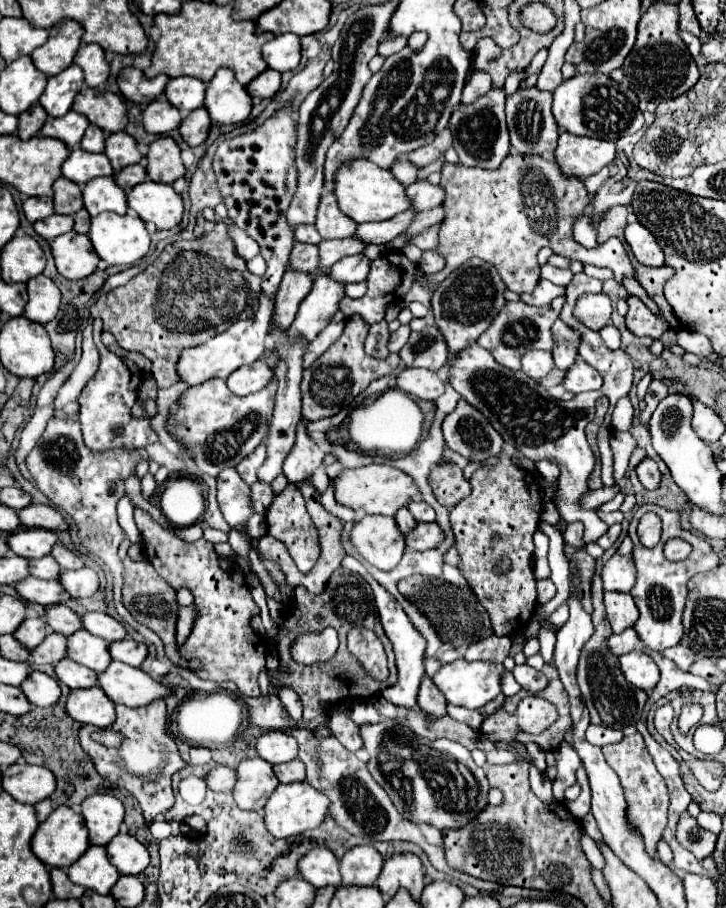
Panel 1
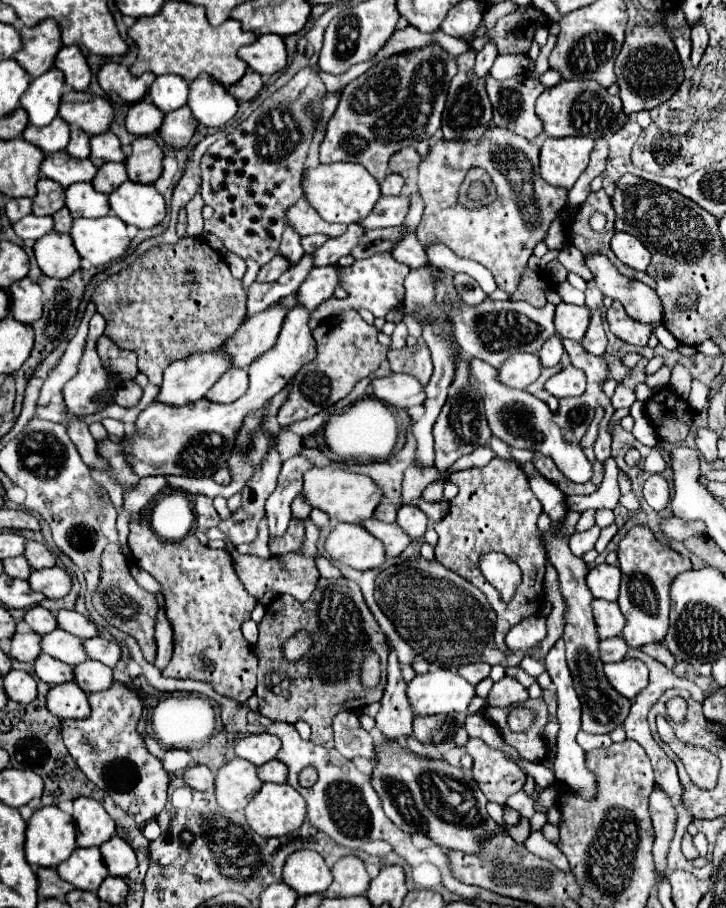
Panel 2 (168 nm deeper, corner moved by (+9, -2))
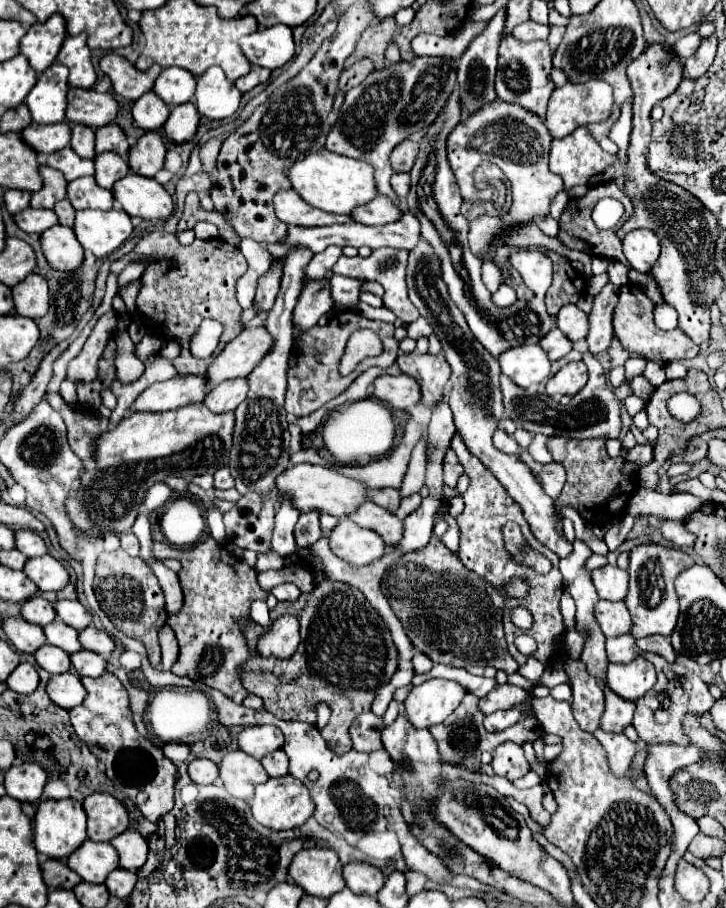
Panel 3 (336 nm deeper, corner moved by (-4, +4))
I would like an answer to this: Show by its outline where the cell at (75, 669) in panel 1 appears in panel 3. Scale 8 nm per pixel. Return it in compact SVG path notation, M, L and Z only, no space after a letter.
M52 644L40 646L40 650L34 652L34 658L38 666L44 668L48 674L62 674L70 670L70 656Z

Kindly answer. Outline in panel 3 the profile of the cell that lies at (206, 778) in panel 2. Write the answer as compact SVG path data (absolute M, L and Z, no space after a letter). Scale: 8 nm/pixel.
M196 758L188 766L188 776L194 784L214 784L214 780L218 778L218 766L212 760Z

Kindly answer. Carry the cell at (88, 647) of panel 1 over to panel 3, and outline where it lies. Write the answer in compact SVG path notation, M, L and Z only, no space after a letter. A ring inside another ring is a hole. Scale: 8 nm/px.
M54 620L54 622L46 624L44 626L44 634L46 634L46 640L50 644L52 642L62 642L62 644L52 644L52 646L58 646L58 648L62 648L68 654L72 654L76 650L82 650L82 646L78 642L78 632L74 628L70 628L70 626L66 626L60 620ZM72 642L76 642L76 646Z

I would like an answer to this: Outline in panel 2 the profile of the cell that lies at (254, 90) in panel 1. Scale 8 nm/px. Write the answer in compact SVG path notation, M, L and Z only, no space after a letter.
M247 70L247 74L245 74L237 84L229 86L227 90L229 90L229 94L231 94L237 102L249 102L249 100L253 100L253 98L259 94L261 88L263 88L261 76L259 76L257 72Z

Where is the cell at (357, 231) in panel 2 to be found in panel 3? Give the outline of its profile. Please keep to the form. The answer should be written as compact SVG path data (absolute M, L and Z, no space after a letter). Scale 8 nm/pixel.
M328 246L328 250L314 254L312 260L308 262L308 266L304 268L304 280L320 280L326 276L326 272L336 264L336 260L340 258L342 248L340 246Z

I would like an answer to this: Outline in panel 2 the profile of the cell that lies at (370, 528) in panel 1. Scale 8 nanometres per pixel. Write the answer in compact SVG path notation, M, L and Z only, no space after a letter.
M337 524L325 542L333 560L345 562L357 570L381 568L385 564L385 548L361 524Z

